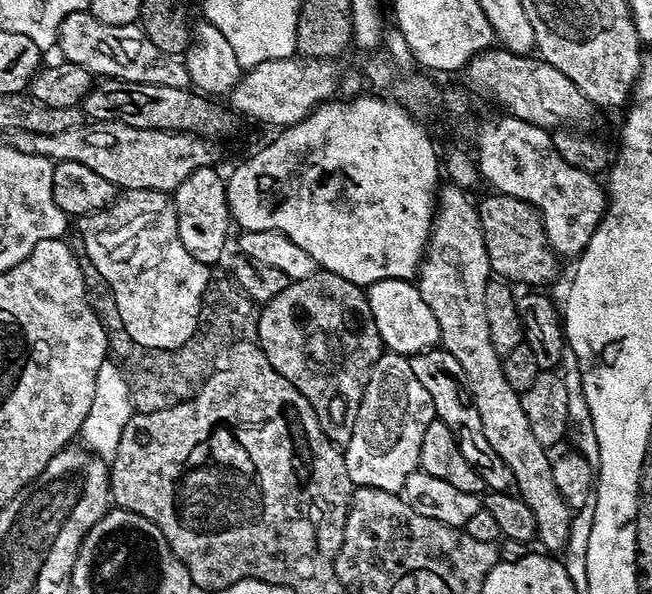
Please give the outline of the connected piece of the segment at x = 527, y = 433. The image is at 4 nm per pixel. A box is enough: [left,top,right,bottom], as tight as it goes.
[418,182,574,554]

